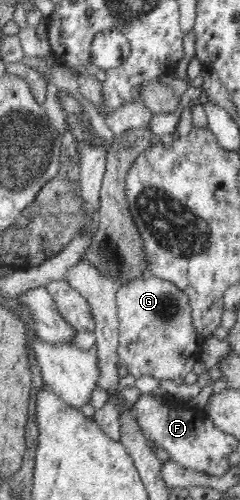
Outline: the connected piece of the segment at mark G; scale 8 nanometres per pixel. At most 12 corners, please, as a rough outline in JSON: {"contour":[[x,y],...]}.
{"contour":[[173,282],[116,287],[119,364],[182,383],[196,364],[190,298]]}

